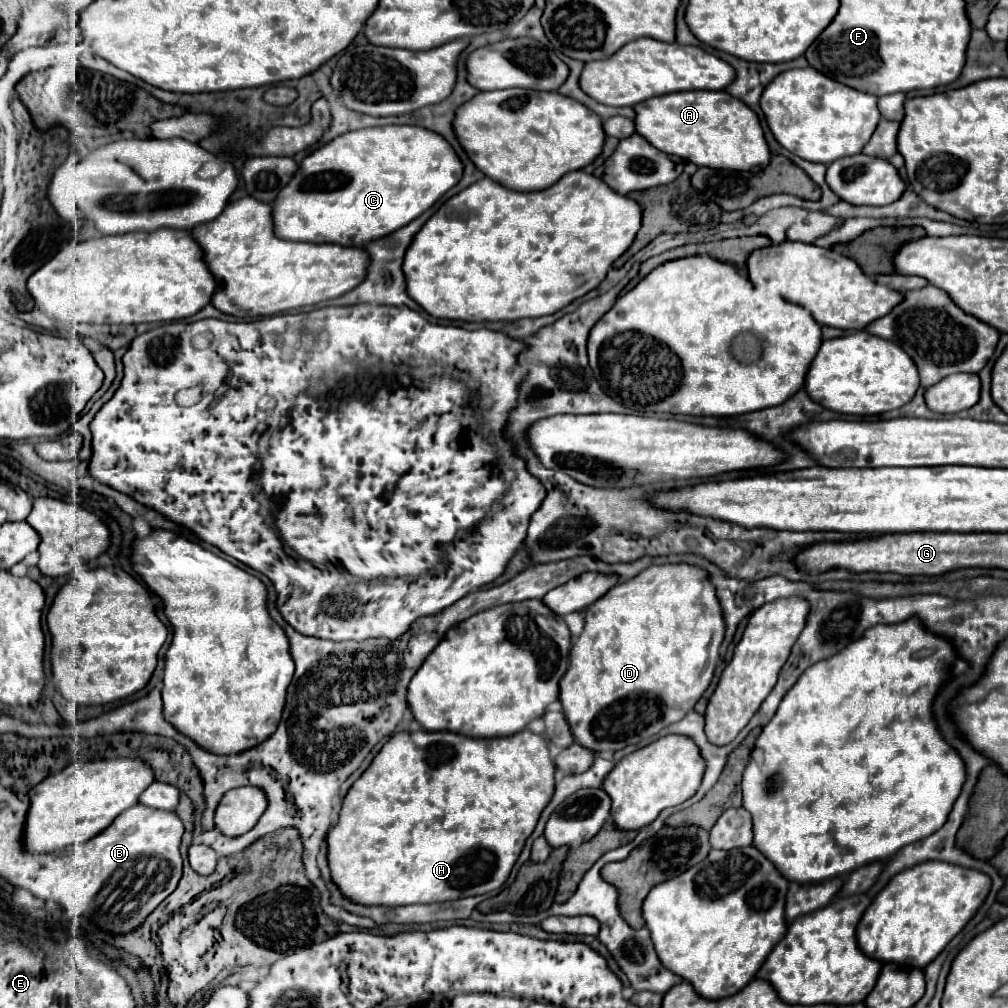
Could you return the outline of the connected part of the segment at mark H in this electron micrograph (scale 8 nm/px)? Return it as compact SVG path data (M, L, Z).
M425 729L395 733L375 755L369 769L351 785L351 789L343 799L339 823L331 829L327 839L329 845L327 855L329 855L333 881L339 885L343 895L355 903L387 905L387 907L451 901L451 899L463 899L463 897L495 891L507 881L521 849L525 847L525 841L529 839L529 835L533 833L539 821L541 811L547 807L547 801L551 801L551 793L555 793L555 773L557 773L557 765L549 755L547 739L527 729L511 737L493 737L493 739L473 739L451 731L425 731Z

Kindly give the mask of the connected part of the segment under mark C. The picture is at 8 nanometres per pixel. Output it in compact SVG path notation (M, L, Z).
M387 125L351 131L325 143L321 149L303 159L299 171L289 185L279 191L273 203L275 235L291 241L365 245L373 239L389 235L427 211L443 197L463 175L463 163L453 147L429 129L415 125Z

